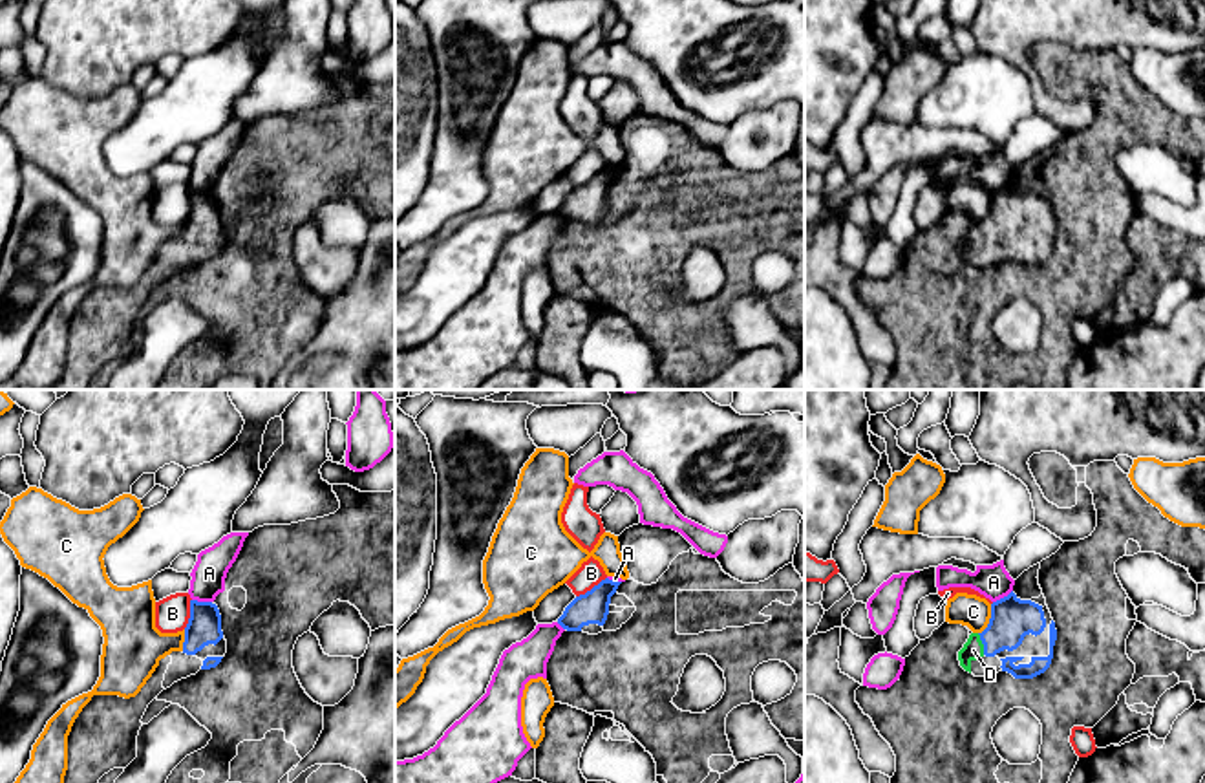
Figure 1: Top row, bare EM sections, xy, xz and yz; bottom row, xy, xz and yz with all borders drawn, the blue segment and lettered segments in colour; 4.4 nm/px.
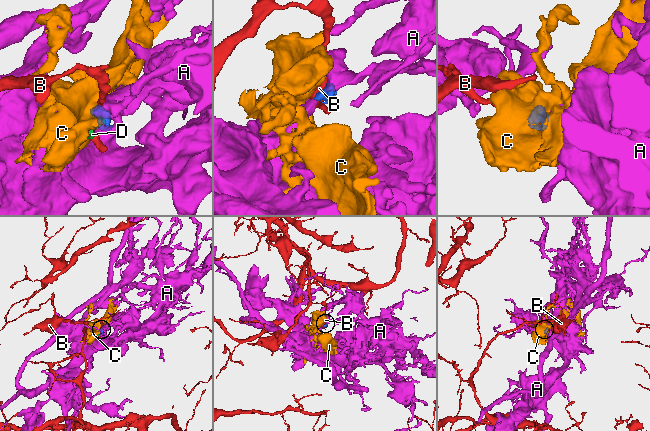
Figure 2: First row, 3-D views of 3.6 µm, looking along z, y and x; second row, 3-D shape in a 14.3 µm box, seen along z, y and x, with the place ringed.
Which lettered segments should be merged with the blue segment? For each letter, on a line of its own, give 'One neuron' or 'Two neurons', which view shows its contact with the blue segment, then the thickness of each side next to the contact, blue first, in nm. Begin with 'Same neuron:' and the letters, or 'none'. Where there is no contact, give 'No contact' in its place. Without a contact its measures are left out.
Same neuron: D
A: Two neurons. Touches blue in xy. Thickness 150 nm (blue) against 150 nm
B: Two neurons. Touches blue in xz. Thickness 140 nm (blue) against 110 nm
C: Two neurons. Touches blue in yz. Thickness 190 nm (blue) against 140 nm
D: One neuron. Touches blue in yz. Thickness 190 nm (blue) against 90 nm

